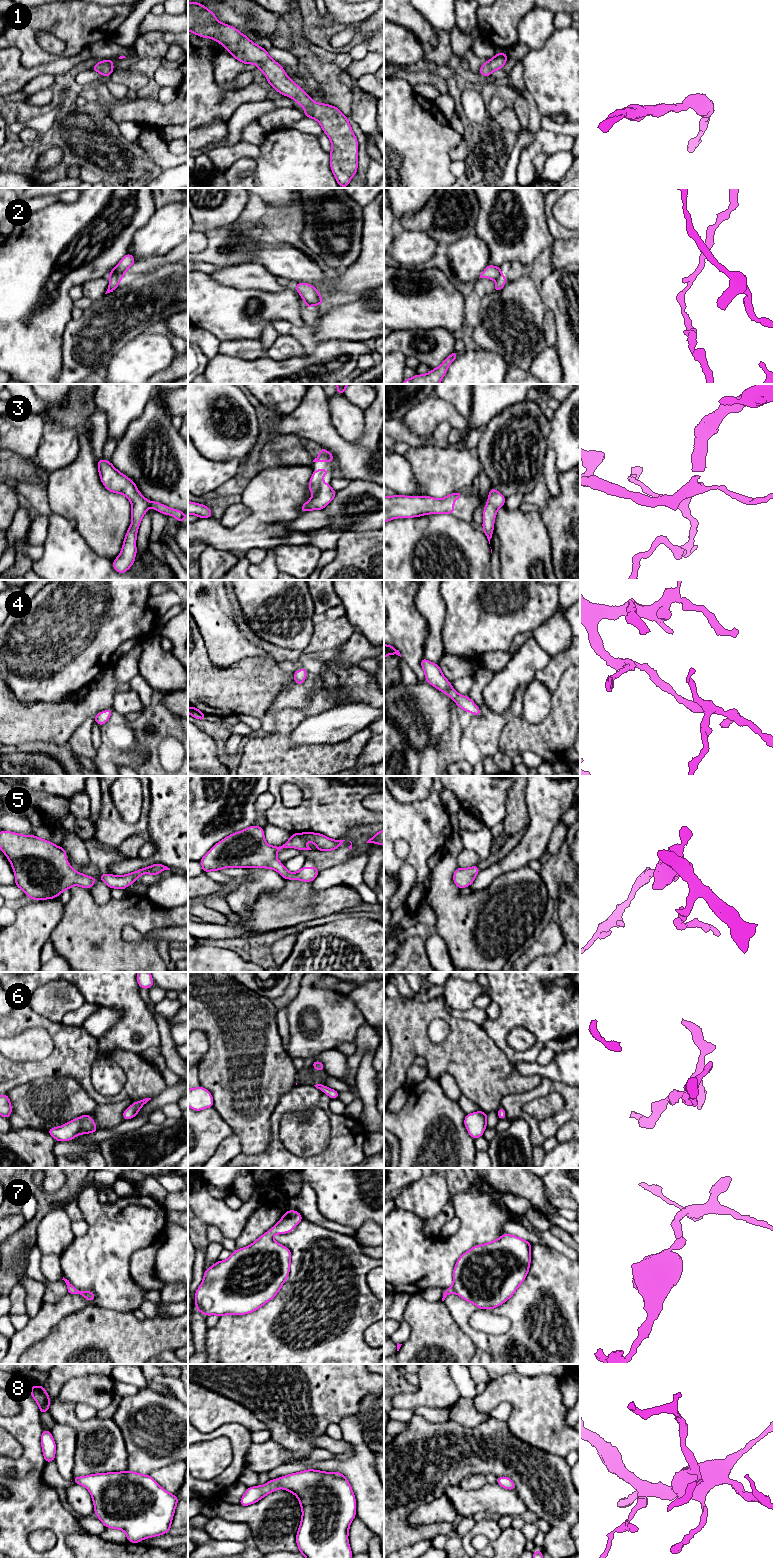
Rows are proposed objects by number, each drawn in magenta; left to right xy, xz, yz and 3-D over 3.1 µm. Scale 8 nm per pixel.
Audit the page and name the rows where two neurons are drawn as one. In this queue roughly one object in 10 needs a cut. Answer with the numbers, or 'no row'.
2

